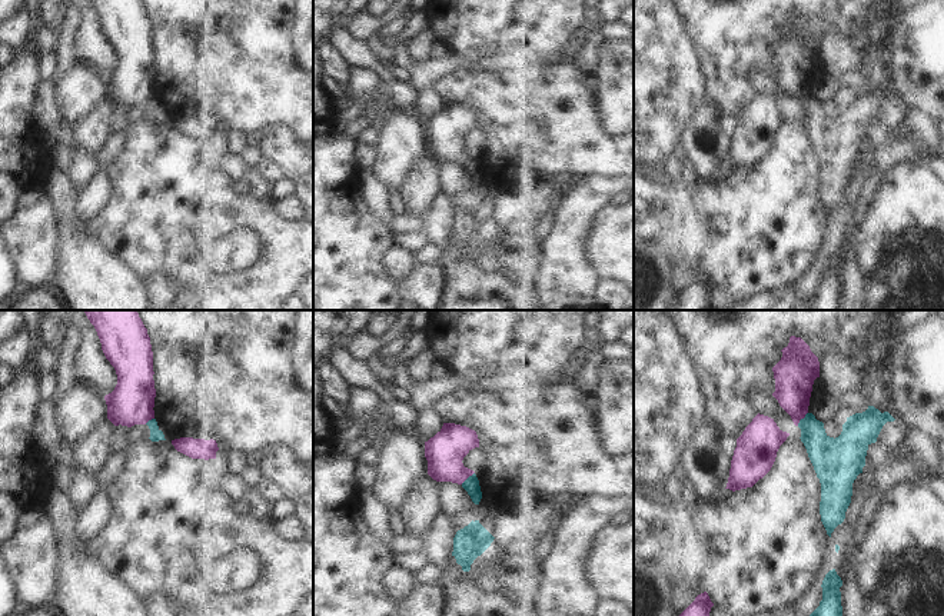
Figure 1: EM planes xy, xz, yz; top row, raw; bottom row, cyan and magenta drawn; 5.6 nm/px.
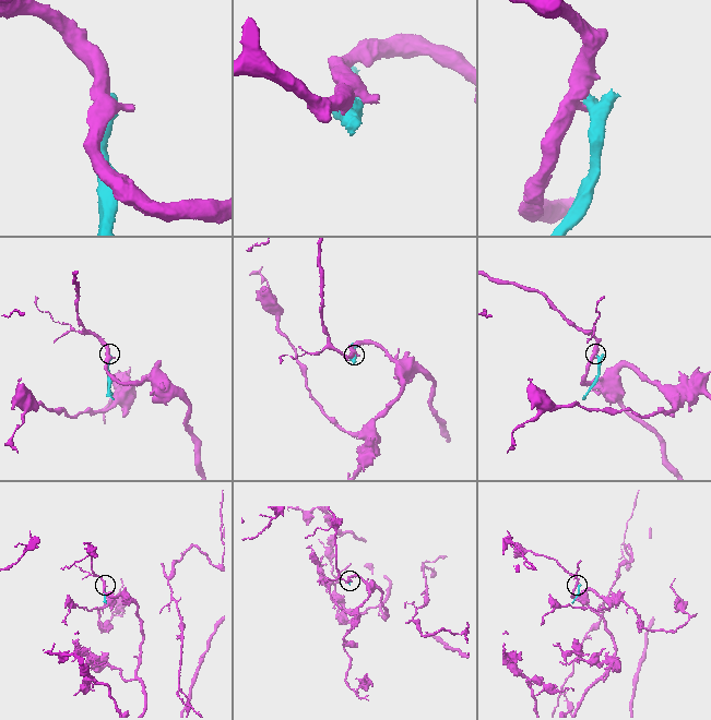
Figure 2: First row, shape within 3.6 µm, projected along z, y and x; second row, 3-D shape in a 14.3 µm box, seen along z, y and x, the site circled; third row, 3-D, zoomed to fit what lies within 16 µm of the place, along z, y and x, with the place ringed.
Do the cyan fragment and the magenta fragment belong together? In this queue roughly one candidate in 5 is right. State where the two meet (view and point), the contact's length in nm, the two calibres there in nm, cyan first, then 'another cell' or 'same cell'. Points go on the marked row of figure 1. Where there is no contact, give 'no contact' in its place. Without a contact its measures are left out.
meets cyan in yz at (801, 419); contact 100 nm long; 200 nm thick on the cyan side, 220 nm on the other; another cell

